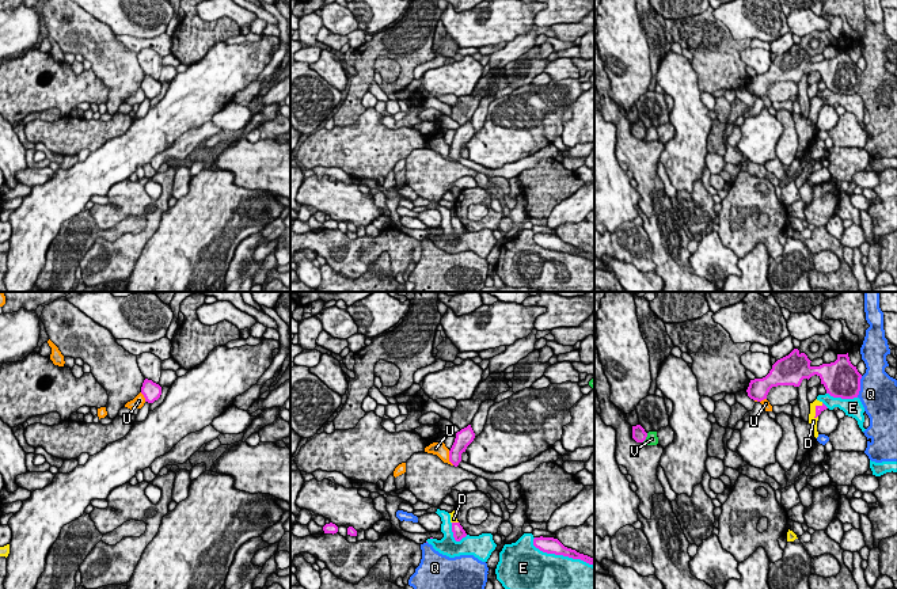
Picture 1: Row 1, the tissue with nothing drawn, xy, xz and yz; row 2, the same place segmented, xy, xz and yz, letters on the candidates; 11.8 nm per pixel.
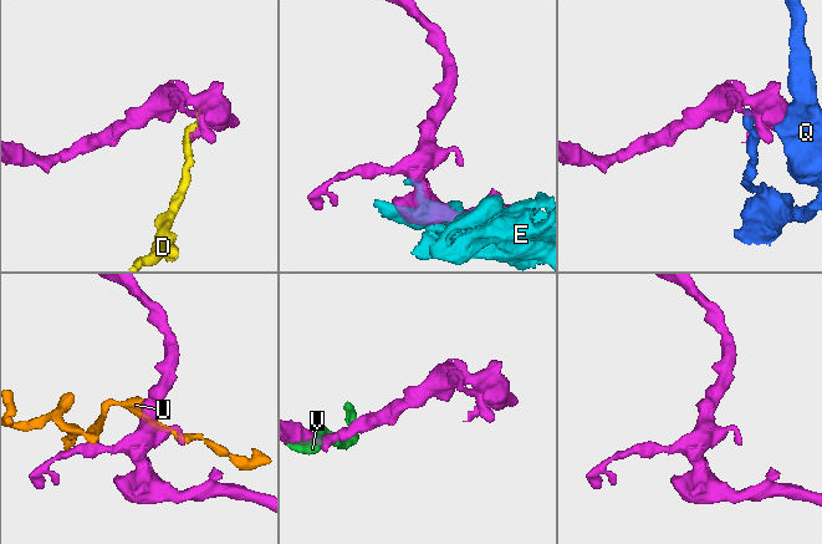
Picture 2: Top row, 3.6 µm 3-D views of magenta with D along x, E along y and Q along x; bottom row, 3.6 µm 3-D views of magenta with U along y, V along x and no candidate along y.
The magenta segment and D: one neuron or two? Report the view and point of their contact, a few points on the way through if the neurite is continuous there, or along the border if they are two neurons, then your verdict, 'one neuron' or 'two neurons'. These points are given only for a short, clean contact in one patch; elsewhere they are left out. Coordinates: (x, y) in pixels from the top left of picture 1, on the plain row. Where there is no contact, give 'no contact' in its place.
yz (816, 106) | one neuron

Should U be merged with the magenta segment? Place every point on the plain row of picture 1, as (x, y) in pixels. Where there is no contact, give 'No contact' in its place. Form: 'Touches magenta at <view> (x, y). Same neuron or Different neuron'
Touches magenta at xz (449, 154). Different neuron

